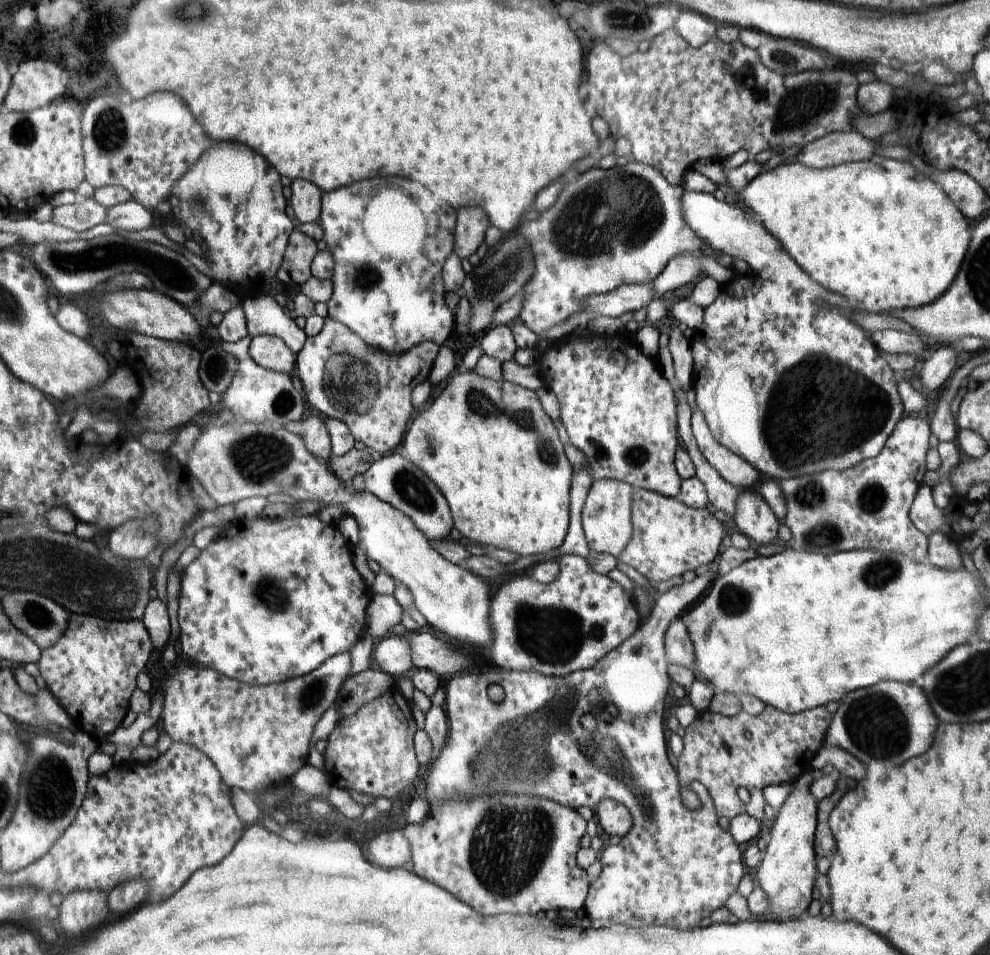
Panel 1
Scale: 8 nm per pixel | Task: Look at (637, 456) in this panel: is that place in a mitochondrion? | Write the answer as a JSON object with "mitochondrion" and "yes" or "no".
{"mitochondrion":"yes"}

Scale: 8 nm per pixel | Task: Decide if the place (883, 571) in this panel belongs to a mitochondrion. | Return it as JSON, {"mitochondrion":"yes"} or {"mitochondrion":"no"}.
{"mitochondrion":"yes"}

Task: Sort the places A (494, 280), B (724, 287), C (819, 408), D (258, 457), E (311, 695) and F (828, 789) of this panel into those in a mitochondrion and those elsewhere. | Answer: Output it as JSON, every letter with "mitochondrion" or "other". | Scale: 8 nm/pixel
{"A":"mitochondrion","B":"other","C":"mitochondrion","D":"mitochondrion","E":"mitochondrion","F":"other"}

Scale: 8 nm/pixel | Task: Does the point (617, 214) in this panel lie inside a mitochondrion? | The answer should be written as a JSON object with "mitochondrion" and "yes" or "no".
{"mitochondrion":"yes"}

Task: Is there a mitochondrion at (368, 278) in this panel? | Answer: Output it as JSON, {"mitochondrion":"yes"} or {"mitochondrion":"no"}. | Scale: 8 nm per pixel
{"mitochondrion":"yes"}

